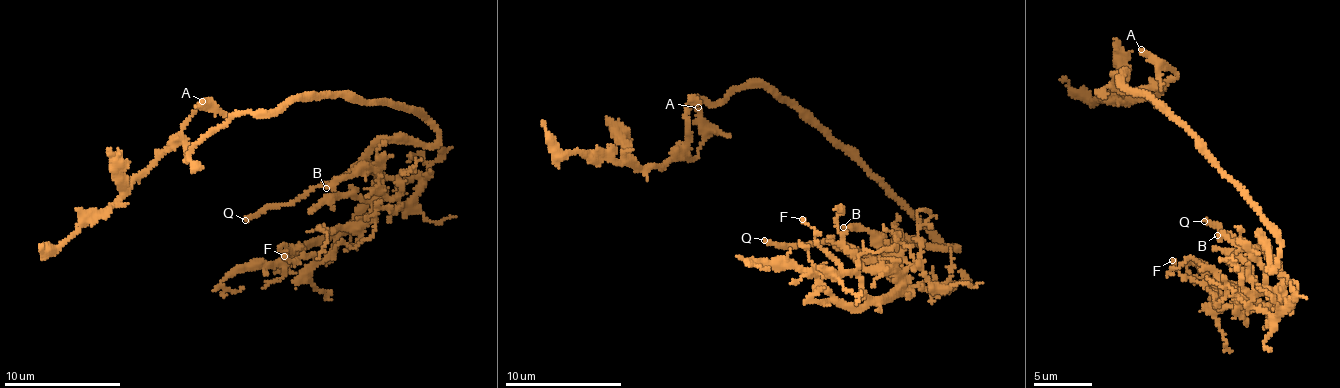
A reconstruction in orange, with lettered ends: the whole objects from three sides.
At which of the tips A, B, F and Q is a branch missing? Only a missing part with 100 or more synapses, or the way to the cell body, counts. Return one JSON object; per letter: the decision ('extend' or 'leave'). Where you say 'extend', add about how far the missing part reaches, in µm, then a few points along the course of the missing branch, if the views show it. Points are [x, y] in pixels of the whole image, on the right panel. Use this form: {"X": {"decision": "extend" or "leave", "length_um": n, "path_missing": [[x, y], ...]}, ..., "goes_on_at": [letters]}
{"A": {"decision": "leave"}, "B": {"decision": "leave"}, "F": {"decision": "leave"}, "Q": {"decision": "extend", "length_um": 50, "path_missing": [[1204, 221], [1146, 141], [1149, 111], [1201, 47], [1249, 27], [1281, 46], [1325, 10]]}, "goes_on_at": ["Q"]}

